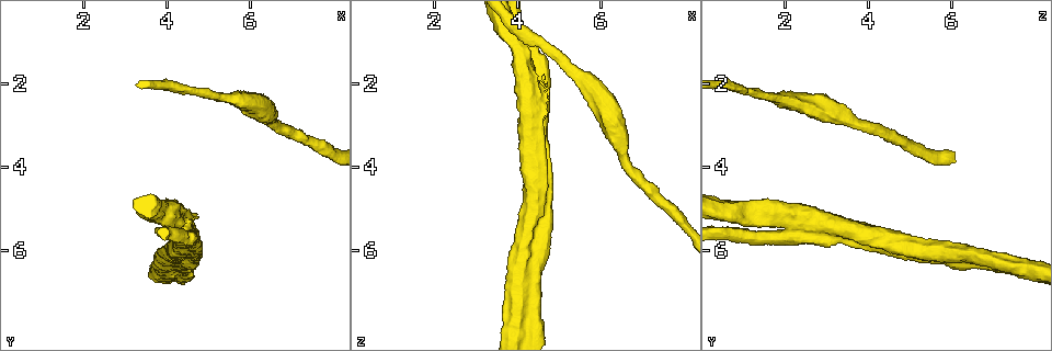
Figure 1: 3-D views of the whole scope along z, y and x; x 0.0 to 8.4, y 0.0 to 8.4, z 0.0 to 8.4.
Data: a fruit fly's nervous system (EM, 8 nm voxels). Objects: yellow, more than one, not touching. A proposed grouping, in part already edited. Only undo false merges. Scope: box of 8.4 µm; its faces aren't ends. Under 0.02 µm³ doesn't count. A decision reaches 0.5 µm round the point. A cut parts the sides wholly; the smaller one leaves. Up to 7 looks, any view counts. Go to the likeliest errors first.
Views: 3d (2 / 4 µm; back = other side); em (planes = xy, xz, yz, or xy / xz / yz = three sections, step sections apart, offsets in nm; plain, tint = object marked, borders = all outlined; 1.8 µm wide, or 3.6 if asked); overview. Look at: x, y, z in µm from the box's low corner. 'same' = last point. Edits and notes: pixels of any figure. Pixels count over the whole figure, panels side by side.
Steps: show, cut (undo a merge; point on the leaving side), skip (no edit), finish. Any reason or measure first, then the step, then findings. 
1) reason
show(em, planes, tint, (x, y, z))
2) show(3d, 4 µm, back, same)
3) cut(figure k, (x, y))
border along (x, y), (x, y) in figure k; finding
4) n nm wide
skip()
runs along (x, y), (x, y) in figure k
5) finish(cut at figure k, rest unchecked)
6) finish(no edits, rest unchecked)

a fork
show(3d, 4 µm, (4.50, 5.45, 2.40))

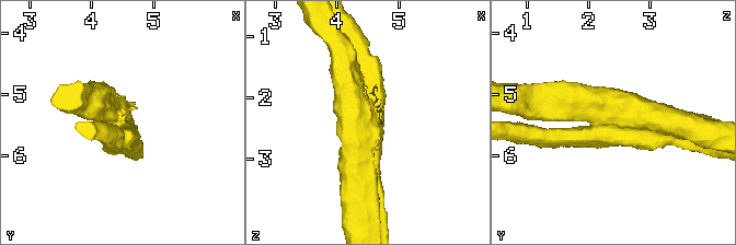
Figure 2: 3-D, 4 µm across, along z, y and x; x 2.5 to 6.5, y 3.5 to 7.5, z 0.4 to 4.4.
3 arms; arms of 320, 400, 480 nm; need the tissue
show(em, 3.6 µm, planes, tint, (4.45, 5.40, 2.35))

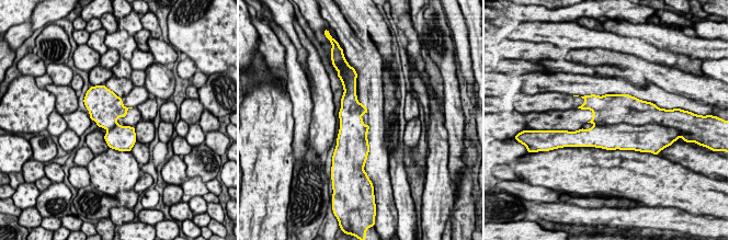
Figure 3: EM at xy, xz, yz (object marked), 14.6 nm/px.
cut(figure 3, (624, 136))
border along (644, 124), (615, 123), (605, 125) in figure 3; a second neuron is stuck on

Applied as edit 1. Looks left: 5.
show(overview)

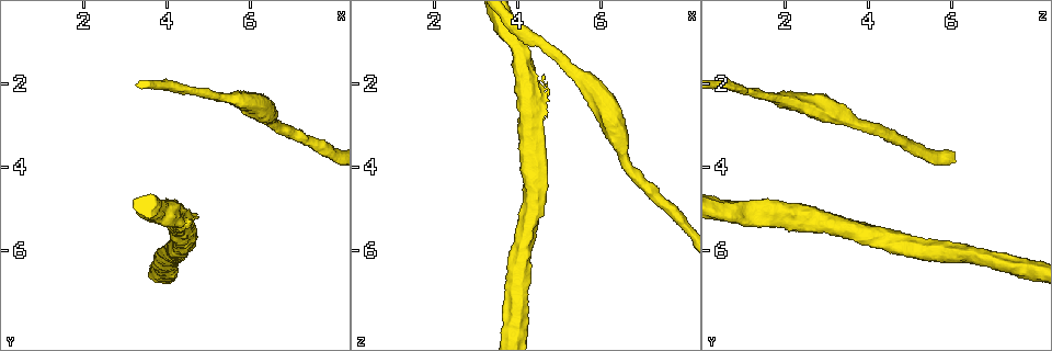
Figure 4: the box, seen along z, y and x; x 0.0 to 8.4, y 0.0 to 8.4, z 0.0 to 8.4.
calibre changes
show(3d, 4 µm, (5.75, 2.40, 2.05))

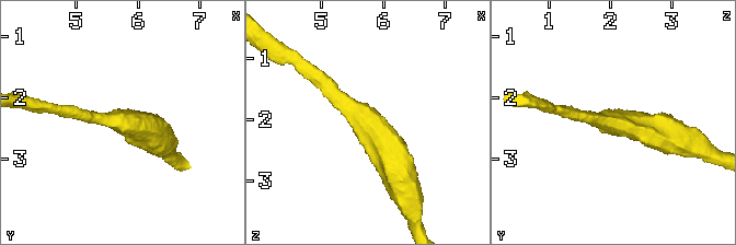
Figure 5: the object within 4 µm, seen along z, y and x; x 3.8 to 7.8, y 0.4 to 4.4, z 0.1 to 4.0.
show(em, yz, step 8, tint, (5.80, 2.40, 2.05))

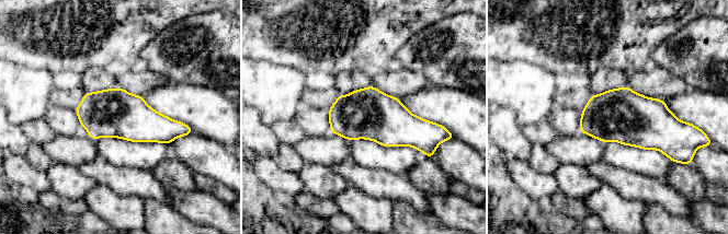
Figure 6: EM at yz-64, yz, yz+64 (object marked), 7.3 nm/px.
another direction
show(em, planes, tint, same)

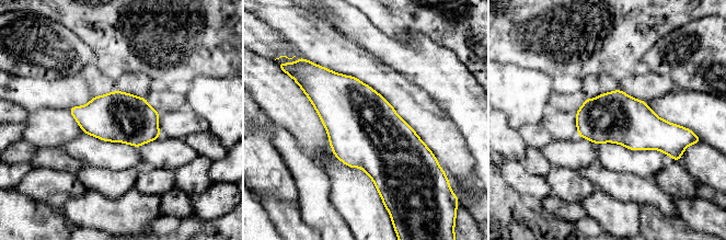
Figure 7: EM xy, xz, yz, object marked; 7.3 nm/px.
arms of 200, 500 nm
skip()
one neuron here

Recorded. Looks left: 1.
finish(cut at figure 3, rest unchecked)

